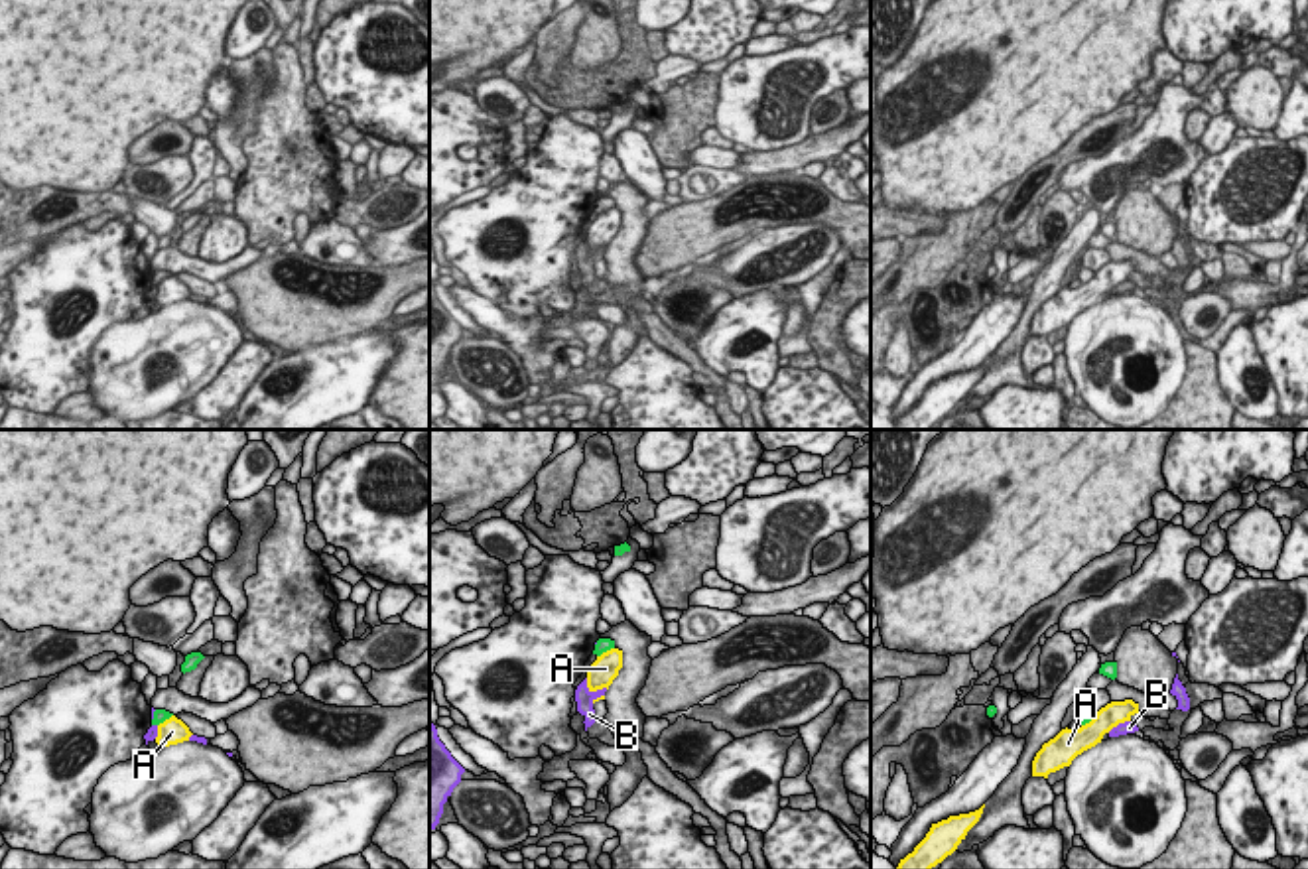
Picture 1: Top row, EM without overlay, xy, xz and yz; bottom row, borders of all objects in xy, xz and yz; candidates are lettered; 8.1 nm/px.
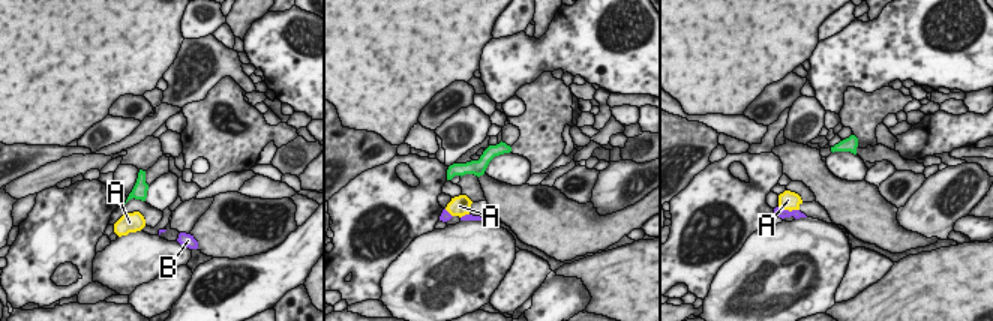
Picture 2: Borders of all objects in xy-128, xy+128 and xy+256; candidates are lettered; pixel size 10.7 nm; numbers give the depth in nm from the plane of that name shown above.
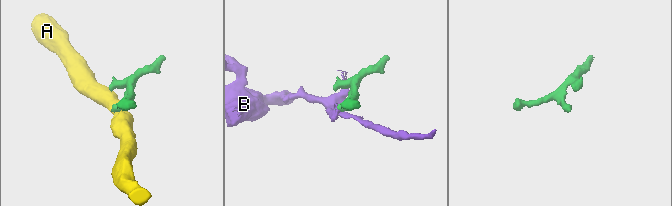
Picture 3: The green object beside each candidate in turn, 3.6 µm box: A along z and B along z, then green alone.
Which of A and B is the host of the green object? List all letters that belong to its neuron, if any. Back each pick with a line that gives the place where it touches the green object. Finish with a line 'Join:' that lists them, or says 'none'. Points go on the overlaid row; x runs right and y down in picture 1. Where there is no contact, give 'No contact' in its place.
Join: none

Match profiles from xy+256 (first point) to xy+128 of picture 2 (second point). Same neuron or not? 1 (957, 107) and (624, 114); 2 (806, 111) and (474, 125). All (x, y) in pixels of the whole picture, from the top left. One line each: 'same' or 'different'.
1: same
2: same

